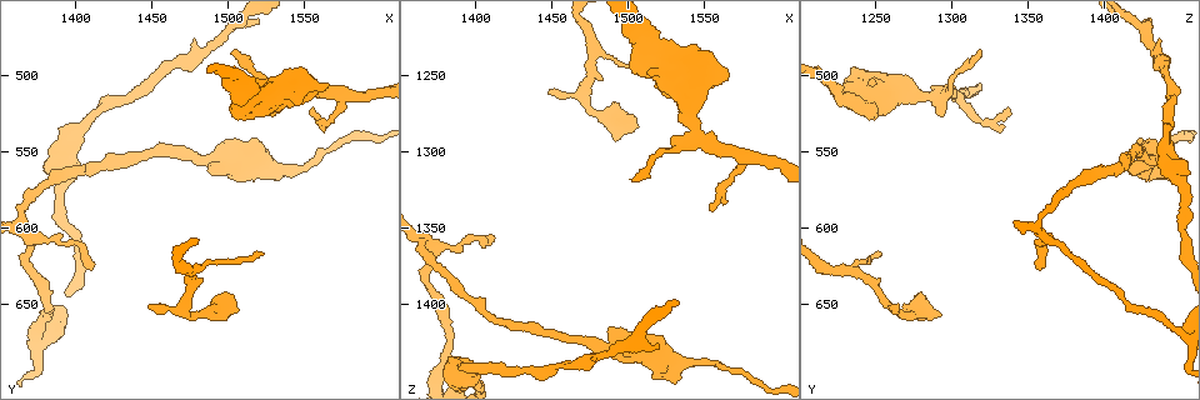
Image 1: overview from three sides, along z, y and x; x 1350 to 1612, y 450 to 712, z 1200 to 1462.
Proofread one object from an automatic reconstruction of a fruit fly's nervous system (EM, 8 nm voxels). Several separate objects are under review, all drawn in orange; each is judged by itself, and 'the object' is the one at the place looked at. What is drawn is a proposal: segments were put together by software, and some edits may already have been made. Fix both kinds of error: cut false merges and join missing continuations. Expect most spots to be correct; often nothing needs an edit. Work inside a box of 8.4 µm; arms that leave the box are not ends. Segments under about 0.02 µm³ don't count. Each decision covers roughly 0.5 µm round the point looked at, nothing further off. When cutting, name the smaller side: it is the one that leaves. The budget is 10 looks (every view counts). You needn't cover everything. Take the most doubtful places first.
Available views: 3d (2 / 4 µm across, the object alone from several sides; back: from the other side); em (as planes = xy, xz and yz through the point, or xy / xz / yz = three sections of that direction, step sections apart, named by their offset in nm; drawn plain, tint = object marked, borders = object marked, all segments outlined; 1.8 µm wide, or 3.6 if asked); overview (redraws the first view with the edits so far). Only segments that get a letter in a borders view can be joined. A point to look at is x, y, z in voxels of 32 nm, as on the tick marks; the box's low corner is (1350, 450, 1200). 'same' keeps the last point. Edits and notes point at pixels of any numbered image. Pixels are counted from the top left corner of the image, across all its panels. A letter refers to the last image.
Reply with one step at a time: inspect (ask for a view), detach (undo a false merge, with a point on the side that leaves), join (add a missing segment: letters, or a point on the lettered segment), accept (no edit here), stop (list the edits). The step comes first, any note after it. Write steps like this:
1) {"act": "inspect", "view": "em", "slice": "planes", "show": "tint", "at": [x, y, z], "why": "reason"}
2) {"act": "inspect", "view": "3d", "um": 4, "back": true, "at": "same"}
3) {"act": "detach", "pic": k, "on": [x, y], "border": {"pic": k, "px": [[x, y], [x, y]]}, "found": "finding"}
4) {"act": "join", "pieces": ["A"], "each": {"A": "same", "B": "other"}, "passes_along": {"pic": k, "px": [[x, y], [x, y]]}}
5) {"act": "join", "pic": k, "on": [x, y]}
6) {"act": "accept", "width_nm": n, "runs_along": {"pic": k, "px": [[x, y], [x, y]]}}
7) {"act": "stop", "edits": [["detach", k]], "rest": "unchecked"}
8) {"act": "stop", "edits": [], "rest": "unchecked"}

{"act": "inspect", "view": "3d", "um": 4, "at": [1548, 512, 1290]}

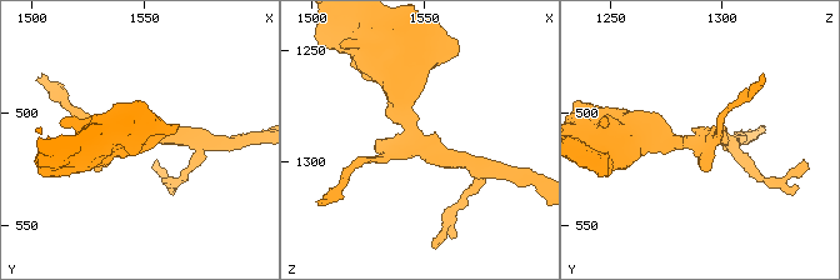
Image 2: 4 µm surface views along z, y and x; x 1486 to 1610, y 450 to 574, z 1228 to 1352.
{"act": "inspect", "view": "em", "slice": "planes", "show": "tint", "at": [1545, 512, 1290]}

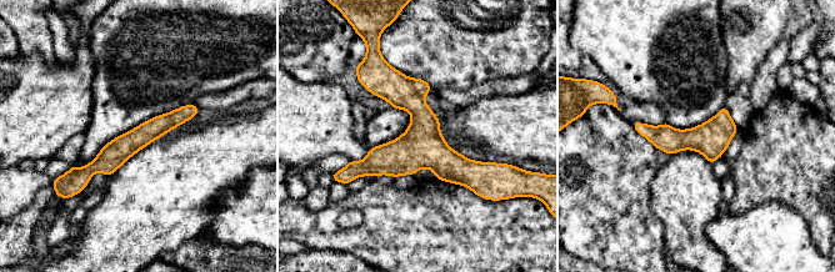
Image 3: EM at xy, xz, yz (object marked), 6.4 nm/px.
{"act": "inspect", "view": "em", "slice": "planes", "show": "borders", "at": "same", "why": "see the neighbours"}

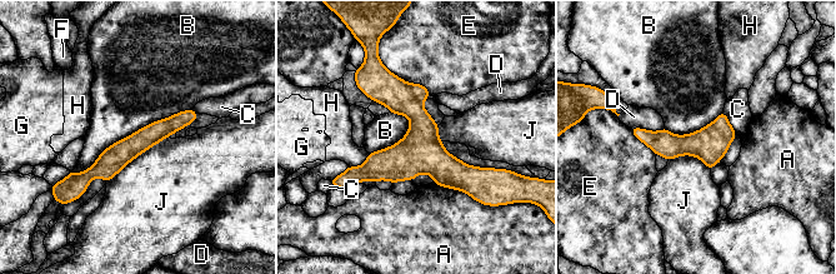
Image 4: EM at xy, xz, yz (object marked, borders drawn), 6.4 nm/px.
{"act": "accept", "longest_contact_nm": ["B", 850], "each": {"A": "other", "B": "other", "C": "other", "D": "other", "E": "other", "F": "other", "G": "other", "H": "other", "J": "other"}, "found": "continuous, no second neuron"}

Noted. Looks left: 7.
{"act": "inspect", "view": "em", "um": 3.6, "slice": "planes", "show": "borders", "at": [1450, 650, 1260], "why": "branch stops here"}

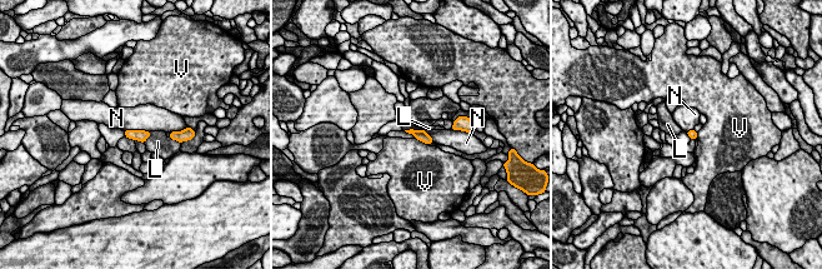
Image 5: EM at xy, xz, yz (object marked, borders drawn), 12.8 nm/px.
{"act": "accept", "each": {"L": "other", "N": "other", "V": "other"}, "border": {"pic": 5, "px": [[404, 130], [422, 129], [434, 142]]}, "found": "none of them fits"}

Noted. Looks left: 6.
{"act": "inspect", "view": "em", "slice": "xy", "step": 4, "show": "tint", "at": [1522, 616, 1254], "why": "thin end"}

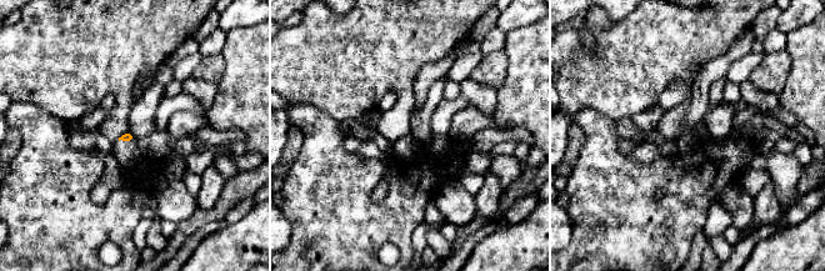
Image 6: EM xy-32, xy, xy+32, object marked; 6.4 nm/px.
{"act": "inspect", "view": "em", "slice": "planes", "show": "tint", "at": "same", "why": "cut it another way"}

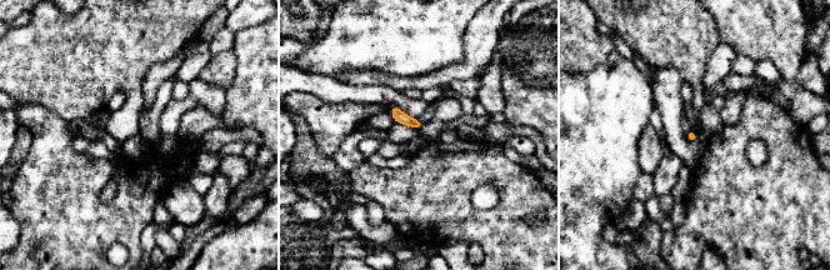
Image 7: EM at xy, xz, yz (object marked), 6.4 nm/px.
{"act": "inspect", "view": "em", "slice": "planes", "show": "borders", "at": "same", "why": "see the neighbours"}

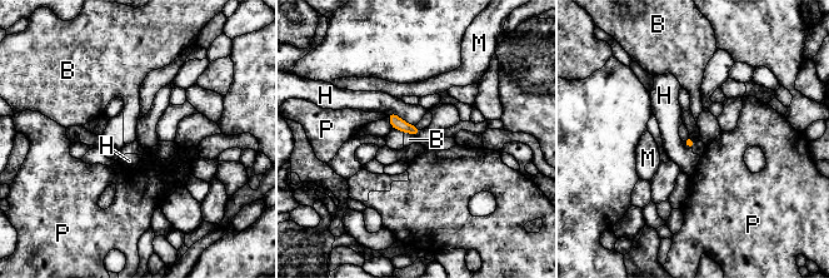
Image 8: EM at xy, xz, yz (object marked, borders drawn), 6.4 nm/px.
{"act": "accept", "longest_contact_nm": ["H", 190], "each": {"B": "other", "H": "other", "M": "other", "P": "other"}, "found": "no lettered segment goes on from it"}

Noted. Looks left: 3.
{"act": "inspect", "view": "3d", "um": 2, "at": [1410, 628, 1356], "why": "an open end"}

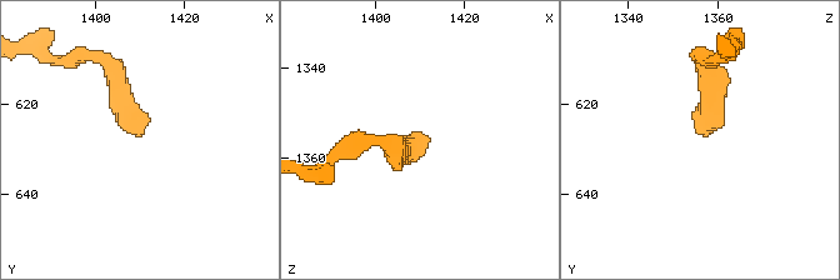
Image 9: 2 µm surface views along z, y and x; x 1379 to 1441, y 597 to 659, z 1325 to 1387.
{"act": "inspect", "view": "em", "slice": "planes", "show": "borders", "at": [1409, 626, 1356]}

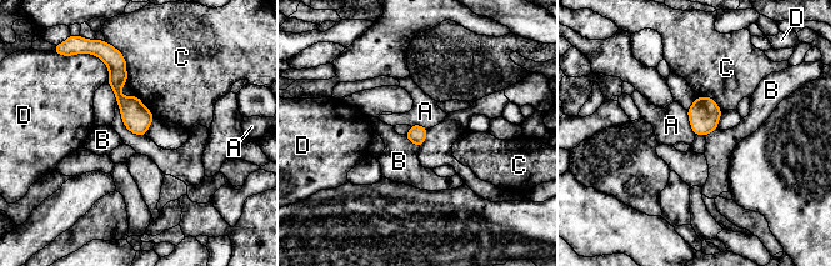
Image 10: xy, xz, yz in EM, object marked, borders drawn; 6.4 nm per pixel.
{"act": "accept", "each": {"A": "other", "B": "other", "C": "other", "D": "other"}, "border": {"pic": 10, "px": [[685, 110], [690, 128], [695, 134]]}, "found": "no lettered segment goes on from it"}

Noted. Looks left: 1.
{"act": "stop", "edits": [], "rest": "unchecked"}

